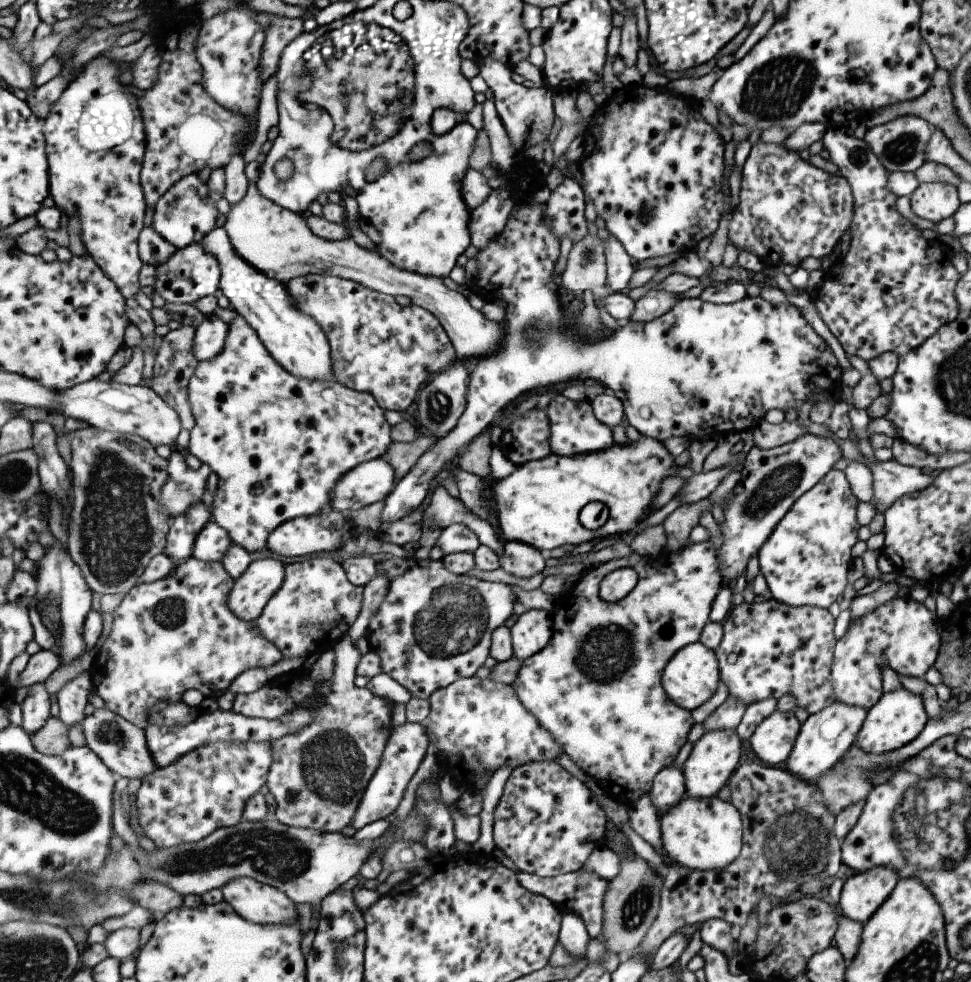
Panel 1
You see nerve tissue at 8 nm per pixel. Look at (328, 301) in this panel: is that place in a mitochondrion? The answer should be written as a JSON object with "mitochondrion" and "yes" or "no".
{"mitochondrion":"yes"}

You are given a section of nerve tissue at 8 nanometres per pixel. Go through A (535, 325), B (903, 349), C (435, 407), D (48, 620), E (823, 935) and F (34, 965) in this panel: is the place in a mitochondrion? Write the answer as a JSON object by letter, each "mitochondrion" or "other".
{"A":"mitochondrion","B":"other","C":"mitochondrion","D":"mitochondrion","E":"other","F":"mitochondrion"}

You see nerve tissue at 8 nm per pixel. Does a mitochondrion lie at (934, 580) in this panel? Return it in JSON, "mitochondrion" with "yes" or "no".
{"mitochondrion":"no"}

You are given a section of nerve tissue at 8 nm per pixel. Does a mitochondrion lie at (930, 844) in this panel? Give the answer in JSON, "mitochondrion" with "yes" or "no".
{"mitochondrion":"yes"}

